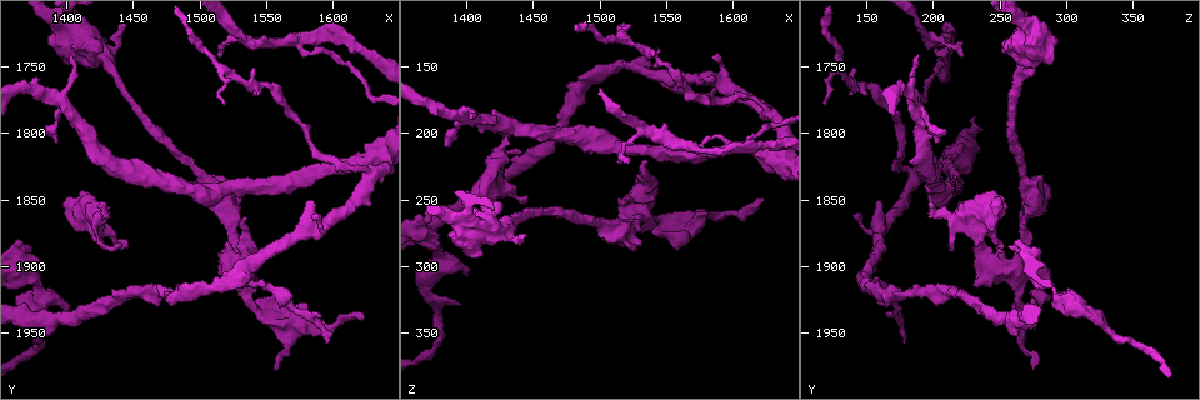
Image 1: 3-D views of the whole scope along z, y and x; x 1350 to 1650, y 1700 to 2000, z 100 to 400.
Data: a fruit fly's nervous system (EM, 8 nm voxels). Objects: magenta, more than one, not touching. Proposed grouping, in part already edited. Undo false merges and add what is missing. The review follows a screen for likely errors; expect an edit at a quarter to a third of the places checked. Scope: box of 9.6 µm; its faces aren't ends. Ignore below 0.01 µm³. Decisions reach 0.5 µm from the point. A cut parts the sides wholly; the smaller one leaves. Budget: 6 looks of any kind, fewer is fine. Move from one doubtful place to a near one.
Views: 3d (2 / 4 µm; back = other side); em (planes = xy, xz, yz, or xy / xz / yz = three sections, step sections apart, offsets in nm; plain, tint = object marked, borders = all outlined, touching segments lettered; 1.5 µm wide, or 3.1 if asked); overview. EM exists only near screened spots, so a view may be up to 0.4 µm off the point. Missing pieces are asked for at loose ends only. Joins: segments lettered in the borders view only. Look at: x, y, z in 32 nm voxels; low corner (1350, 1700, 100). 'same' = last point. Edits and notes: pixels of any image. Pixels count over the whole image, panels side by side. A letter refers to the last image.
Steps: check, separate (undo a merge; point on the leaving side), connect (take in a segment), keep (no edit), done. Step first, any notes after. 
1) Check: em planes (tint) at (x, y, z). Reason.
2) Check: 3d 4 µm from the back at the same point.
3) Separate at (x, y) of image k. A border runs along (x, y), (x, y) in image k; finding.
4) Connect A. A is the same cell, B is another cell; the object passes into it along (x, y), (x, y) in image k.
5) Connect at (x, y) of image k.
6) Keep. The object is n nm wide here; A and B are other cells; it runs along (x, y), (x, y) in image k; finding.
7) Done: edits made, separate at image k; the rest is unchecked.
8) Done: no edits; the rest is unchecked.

Check: em yz step 8 (plain) at (1422, 1740, 250). Stops while still wide.

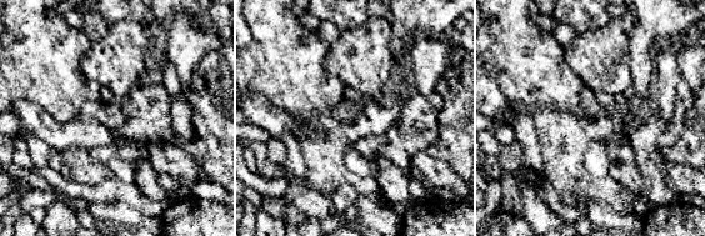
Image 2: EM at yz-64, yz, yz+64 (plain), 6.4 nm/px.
Check: em yz step 8 (tint) at the same point.

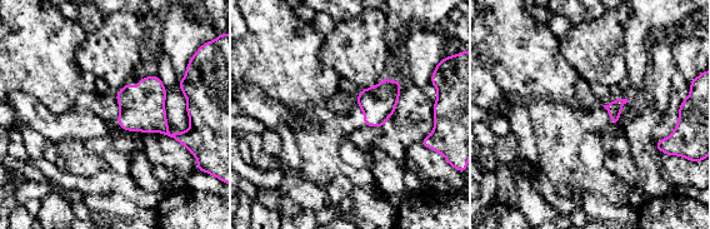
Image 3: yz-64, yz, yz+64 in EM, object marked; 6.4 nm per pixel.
Check: em yz step 8 (borders) at the same point.

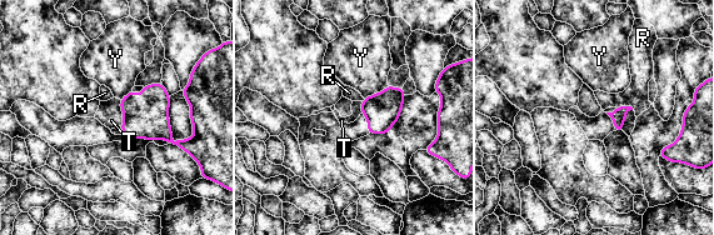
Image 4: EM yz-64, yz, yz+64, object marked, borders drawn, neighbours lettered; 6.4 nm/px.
Keep. R, T and Y are other cells; a border runs along (120, 100), (121, 125) in image 4; no lettered segment goes on from it.

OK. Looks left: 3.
Check: 3d 4 µm from the back at (1514, 1742, 224). An open end.

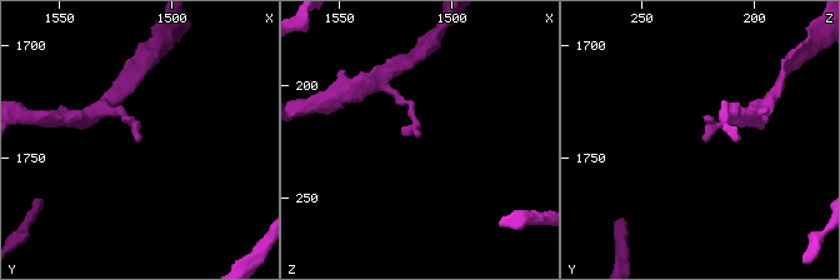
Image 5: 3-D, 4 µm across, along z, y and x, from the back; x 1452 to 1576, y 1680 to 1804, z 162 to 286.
Check: em planes (borders) at (1515, 1742, 223). Shape alone is not enough.

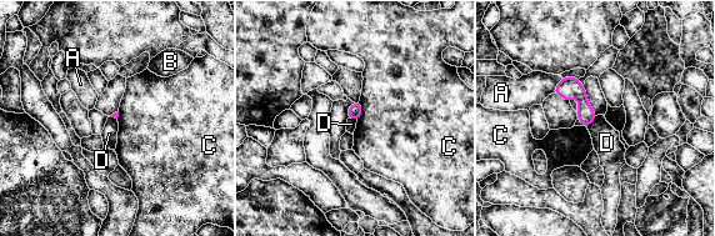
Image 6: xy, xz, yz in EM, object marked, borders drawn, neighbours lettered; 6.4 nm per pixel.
Keep. A, B, C and D are other cells; a border runs along (598, 115), (586, 126) in image 6; no lettered segment goes on from it.

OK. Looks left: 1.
Check: em xz step 8 (borders) at (1426, 1854, 198). An open end.

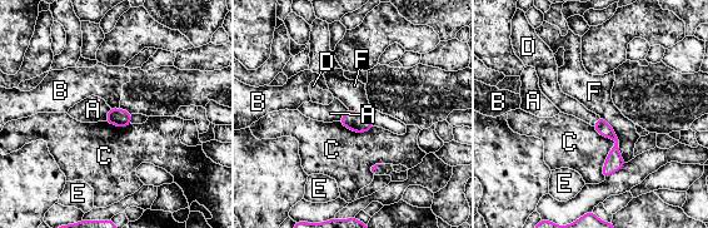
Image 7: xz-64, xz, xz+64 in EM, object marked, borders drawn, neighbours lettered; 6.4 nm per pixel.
Connect D. D is the same cell, A, B, C, E and F are other cells; it goes on there.

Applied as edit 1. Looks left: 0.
Done: edits made, connect at image 7; the rest is unchecked.

